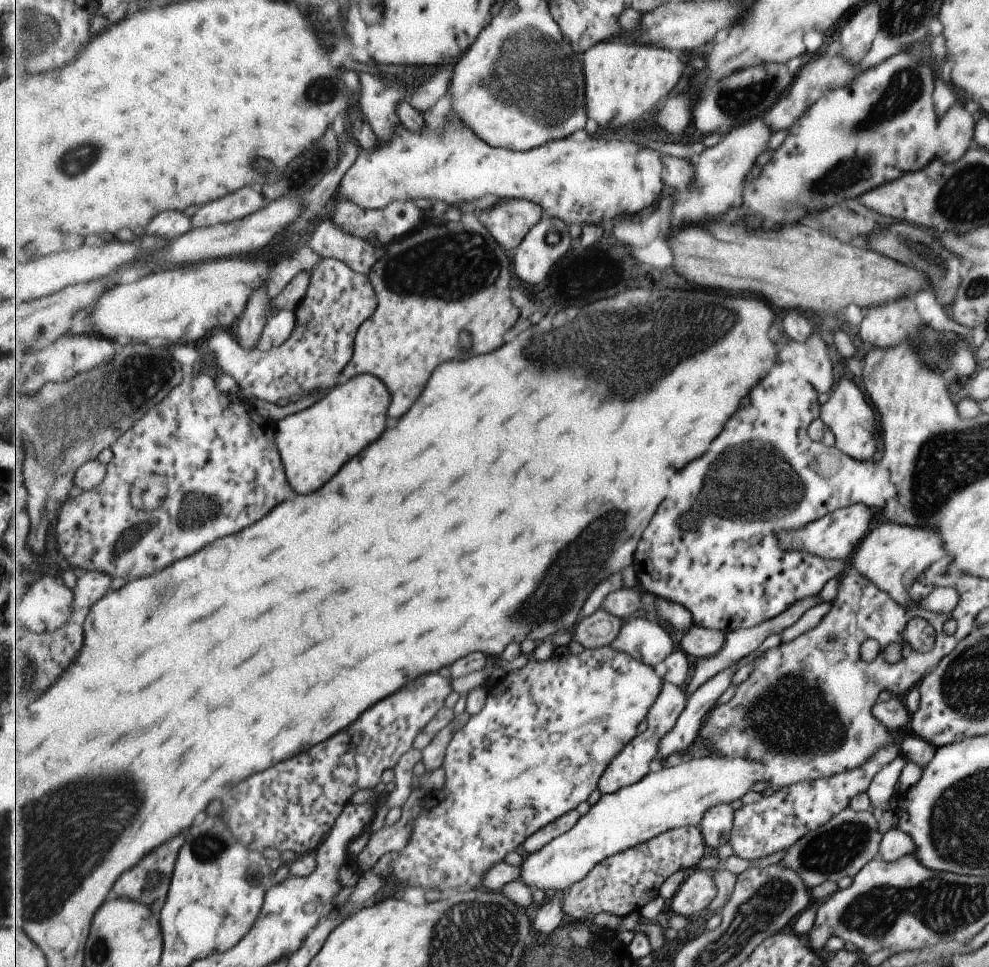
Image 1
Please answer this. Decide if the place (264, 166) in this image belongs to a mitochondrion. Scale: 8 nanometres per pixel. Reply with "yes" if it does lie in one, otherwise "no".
yes

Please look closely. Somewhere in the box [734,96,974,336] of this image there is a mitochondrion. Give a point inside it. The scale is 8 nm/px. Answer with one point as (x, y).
(930, 254)

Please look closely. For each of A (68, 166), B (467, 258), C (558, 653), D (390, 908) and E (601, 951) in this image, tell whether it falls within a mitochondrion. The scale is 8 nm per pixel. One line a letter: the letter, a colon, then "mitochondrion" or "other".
A: mitochondrion
B: mitochondrion
C: other
D: other
E: mitochondrion

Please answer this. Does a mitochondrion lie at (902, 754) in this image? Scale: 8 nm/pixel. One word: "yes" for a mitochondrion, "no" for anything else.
no

